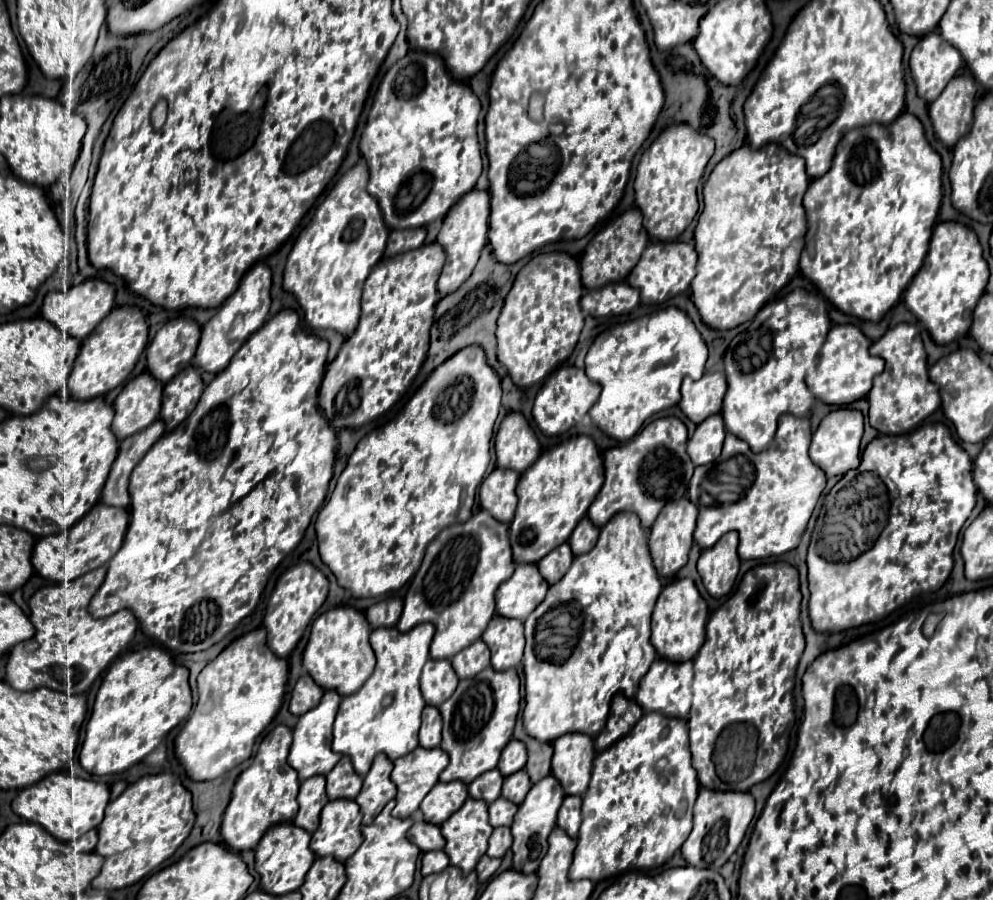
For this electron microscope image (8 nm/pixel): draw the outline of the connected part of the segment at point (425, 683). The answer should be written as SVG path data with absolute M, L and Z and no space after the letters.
M429 659L425 663L423 673L421 673L421 693L427 705L439 707L443 701L447 701L453 695L457 683L459 679L451 667L451 661Z

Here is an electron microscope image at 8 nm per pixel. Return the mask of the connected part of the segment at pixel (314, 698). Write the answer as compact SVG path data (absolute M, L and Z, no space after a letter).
M301 675L293 693L291 693L291 703L289 703L289 711L293 715L303 715L309 709L313 709L317 705L317 701L321 699L323 689L309 677L309 675Z

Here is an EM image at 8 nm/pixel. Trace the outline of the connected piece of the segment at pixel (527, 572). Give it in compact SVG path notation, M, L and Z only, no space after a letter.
M519 563L509 581L501 583L495 593L497 613L525 621L529 613L545 599L549 585L539 575L537 565Z

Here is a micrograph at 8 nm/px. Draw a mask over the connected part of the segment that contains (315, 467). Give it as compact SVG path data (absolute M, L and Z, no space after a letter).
M283 309L273 315L245 345L233 355L233 361L215 375L215 379L205 387L201 401L193 413L171 433L165 433L137 463L131 473L129 493L131 493L131 523L121 549L109 561L107 577L99 591L89 603L89 613L93 617L109 617L119 609L129 609L141 623L141 631L147 637L155 637L173 653L196 653L209 649L227 637L239 623L251 615L260 603L264 588L278 565L292 553L303 539L311 523L311 517L321 509L327 497L329 481L333 477L335 462L335 431L325 421L317 405L319 385L323 381L327 365L329 343L303 329L299 315L293 309Z

